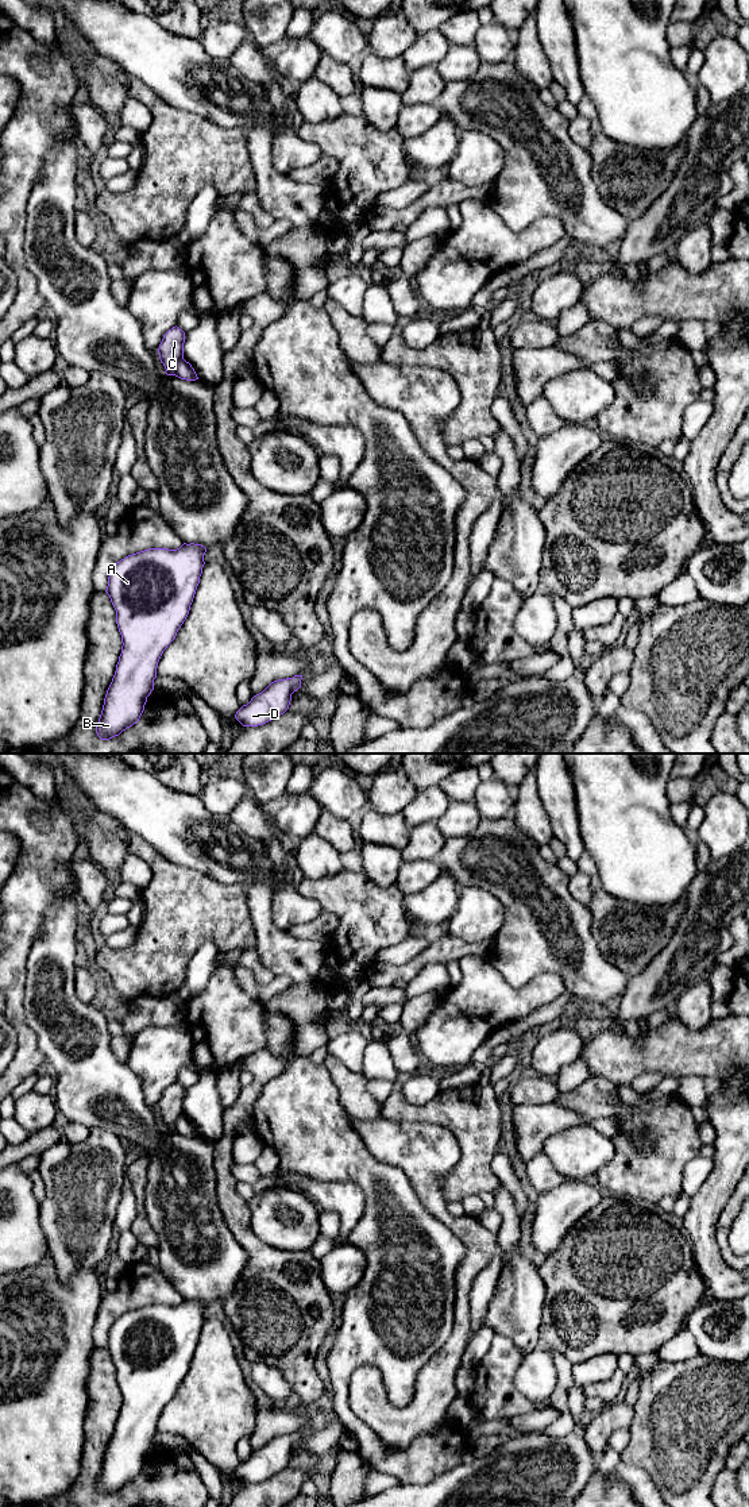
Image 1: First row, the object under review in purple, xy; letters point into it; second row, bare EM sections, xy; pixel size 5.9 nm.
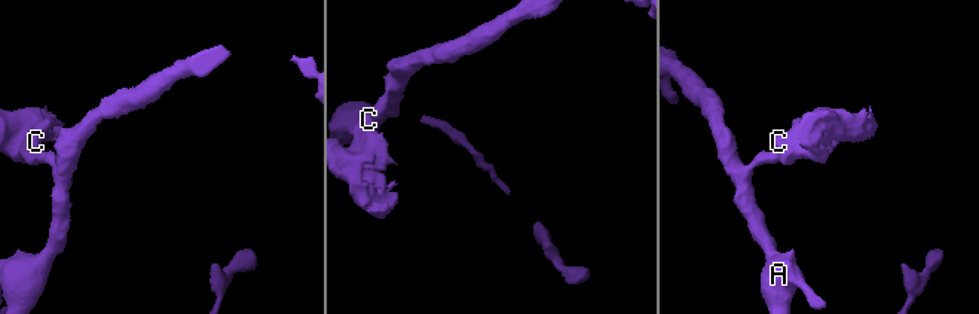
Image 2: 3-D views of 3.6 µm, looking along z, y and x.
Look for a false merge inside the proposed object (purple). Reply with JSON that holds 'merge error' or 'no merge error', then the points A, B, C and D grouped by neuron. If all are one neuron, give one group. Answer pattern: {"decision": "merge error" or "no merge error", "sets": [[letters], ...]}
{"decision": "merge error", "sets": [["A", "B", "D"], ["C"]]}

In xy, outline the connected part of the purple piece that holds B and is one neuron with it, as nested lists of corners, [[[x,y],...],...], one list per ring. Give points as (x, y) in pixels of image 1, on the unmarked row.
[[[184,1299],[177,1306],[148,1304],[126,1313],[111,1326],[105,1348],[116,1367],[123,1402],[96,1481],[101,1496],[119,1492],[139,1477],[147,1453],[154,1446],[158,1418],[189,1371],[205,1308],[204,1302],[194,1299]]]

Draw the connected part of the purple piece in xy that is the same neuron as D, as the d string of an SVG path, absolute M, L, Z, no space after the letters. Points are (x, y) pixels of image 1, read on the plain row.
M302 1431L271 1438L262 1449L243 1461L235 1475L243 1483L263 1481L283 1471L290 1461L292 1450L301 1444Z

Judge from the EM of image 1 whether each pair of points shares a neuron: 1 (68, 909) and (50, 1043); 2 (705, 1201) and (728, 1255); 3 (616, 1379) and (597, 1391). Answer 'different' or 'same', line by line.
1: same
2: different
3: same

